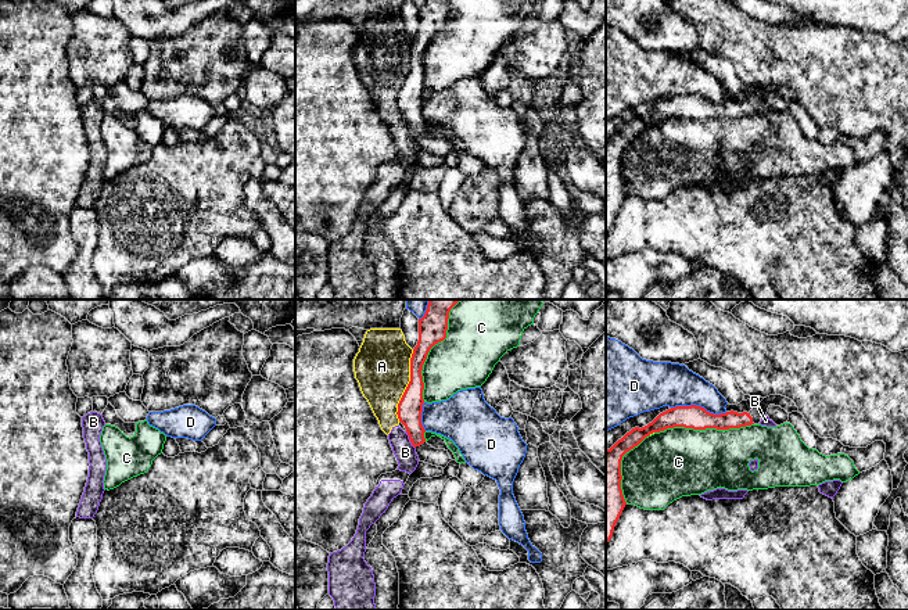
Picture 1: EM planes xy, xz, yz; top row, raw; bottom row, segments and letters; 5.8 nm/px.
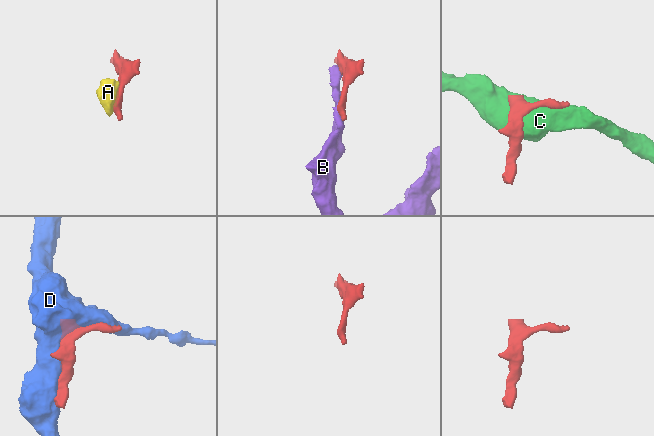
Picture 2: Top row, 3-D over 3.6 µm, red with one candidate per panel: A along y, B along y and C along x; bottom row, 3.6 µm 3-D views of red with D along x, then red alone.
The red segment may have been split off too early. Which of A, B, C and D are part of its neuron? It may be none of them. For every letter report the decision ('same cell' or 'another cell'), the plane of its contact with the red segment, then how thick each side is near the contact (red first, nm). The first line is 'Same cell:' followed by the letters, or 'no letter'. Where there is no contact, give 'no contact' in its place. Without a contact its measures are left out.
Same cell: no letter
A: another cell | xz | 140/320 nm
B: another cell | xz | 140/120 nm
C: another cell | yz | 140/400 nm
D: another cell | yz | 140/260 nm

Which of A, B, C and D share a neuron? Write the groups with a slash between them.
A B / C / D

